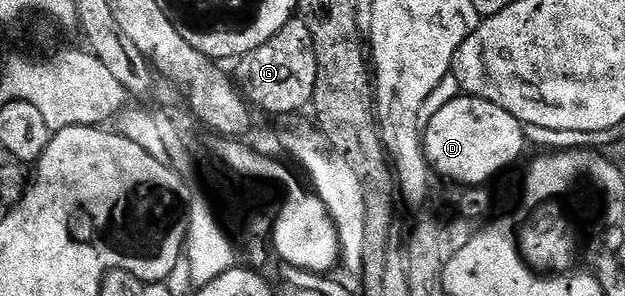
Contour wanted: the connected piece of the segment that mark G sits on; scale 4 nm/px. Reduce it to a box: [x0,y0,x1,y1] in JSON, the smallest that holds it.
[234,16,318,114]

